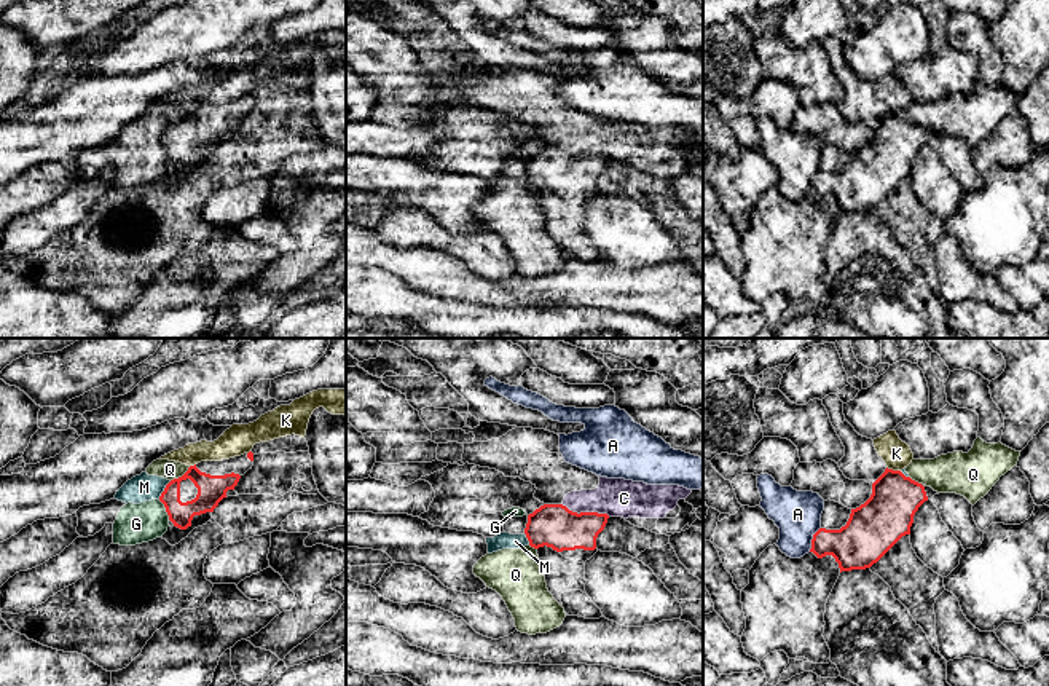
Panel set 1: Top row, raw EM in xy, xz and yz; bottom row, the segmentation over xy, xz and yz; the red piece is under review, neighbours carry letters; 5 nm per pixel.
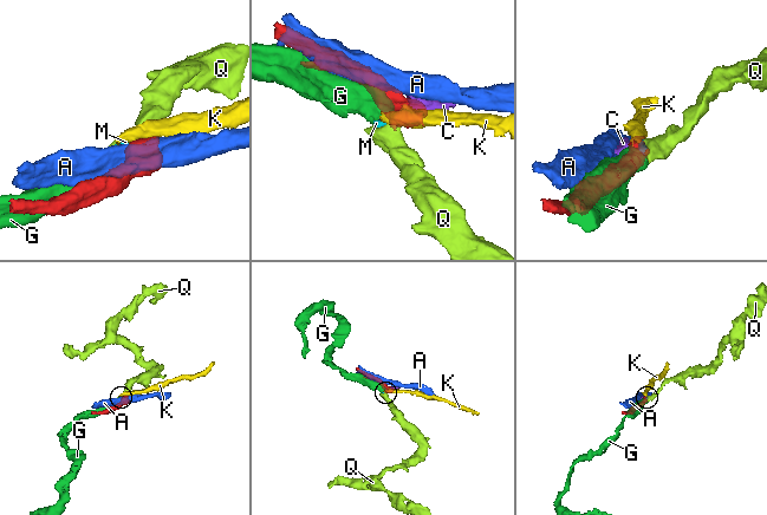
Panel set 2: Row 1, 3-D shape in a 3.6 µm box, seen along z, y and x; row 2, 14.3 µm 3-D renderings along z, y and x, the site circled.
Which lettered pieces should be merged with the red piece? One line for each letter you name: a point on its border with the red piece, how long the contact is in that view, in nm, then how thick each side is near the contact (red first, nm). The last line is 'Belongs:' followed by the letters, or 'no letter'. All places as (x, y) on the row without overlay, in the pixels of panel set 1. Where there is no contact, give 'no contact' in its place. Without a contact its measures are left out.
Belongs: no letter

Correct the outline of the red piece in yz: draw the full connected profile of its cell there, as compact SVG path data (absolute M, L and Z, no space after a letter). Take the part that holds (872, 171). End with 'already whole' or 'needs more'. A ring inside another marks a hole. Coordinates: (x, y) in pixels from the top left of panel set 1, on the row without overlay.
M885 112L872 126L870 140L856 152L840 172L819 171L811 182L818 201L832 198L840 215L866 212L877 206L902 179L910 177L918 150L939 137L931 129Z | needs more

